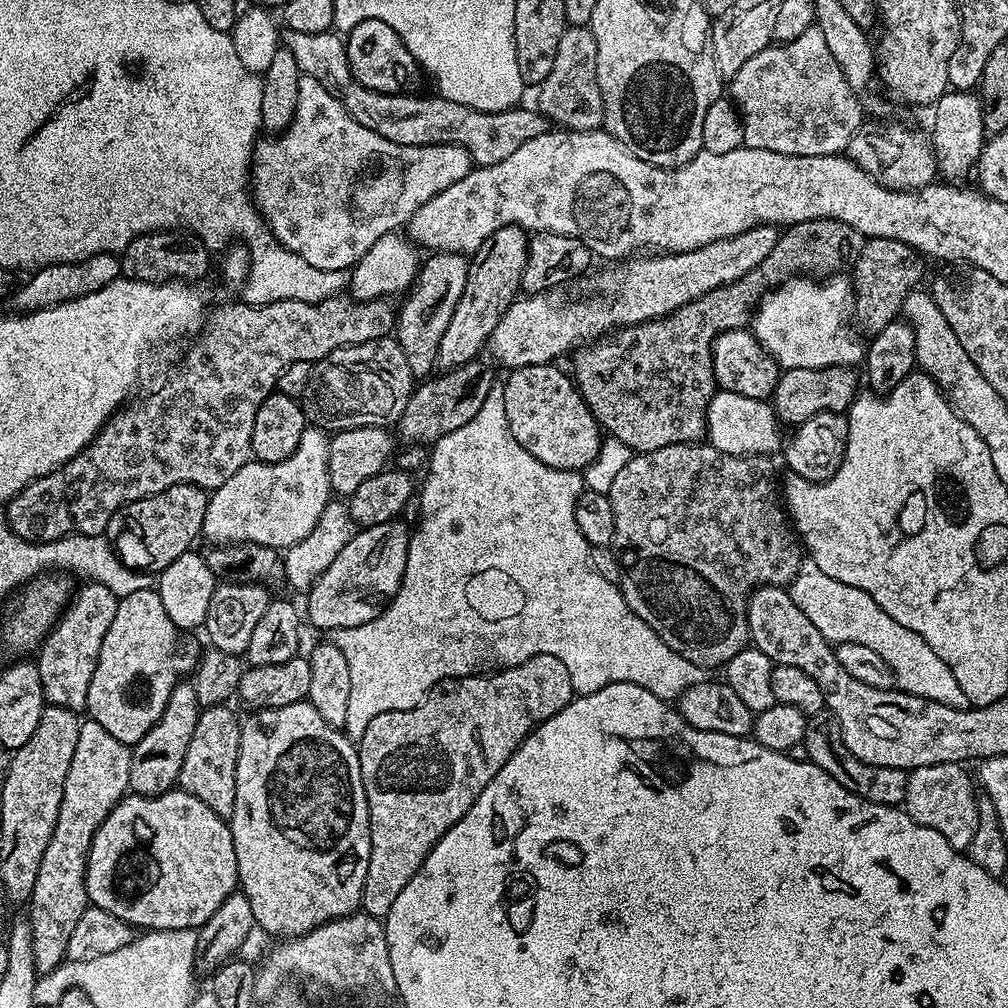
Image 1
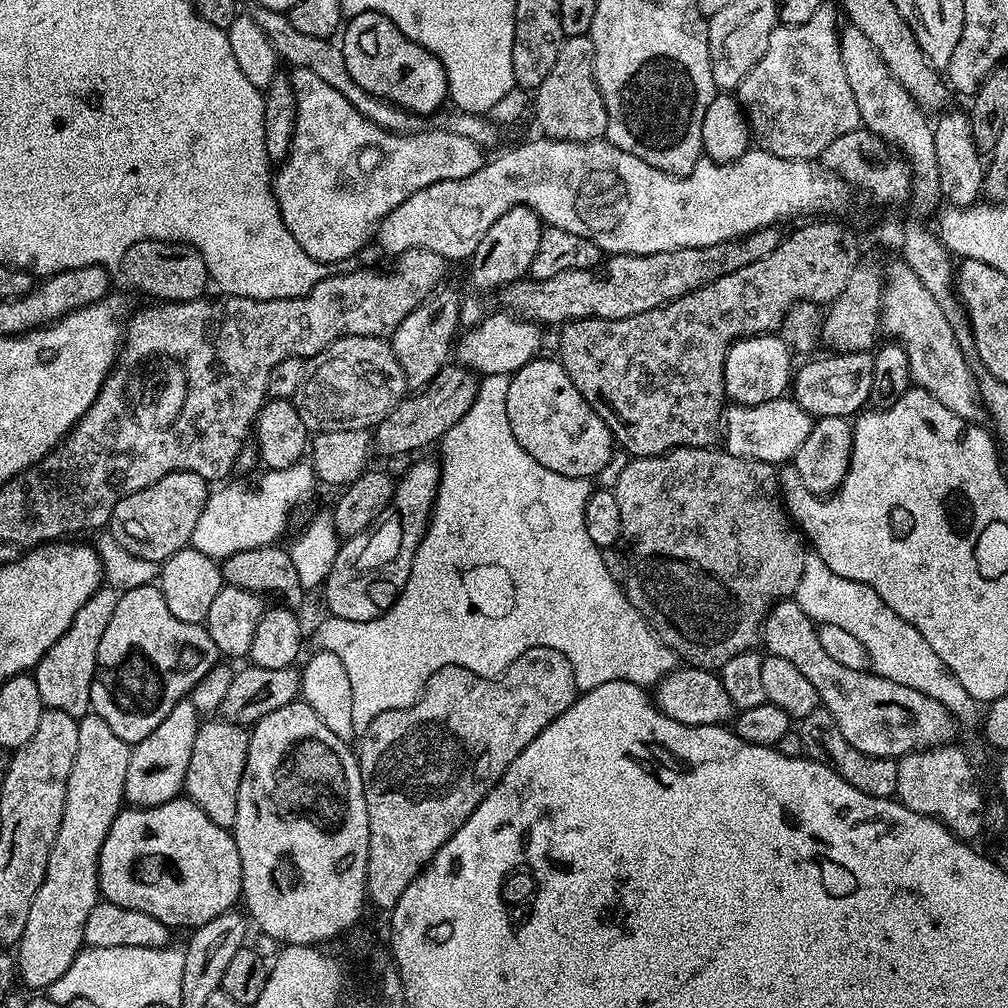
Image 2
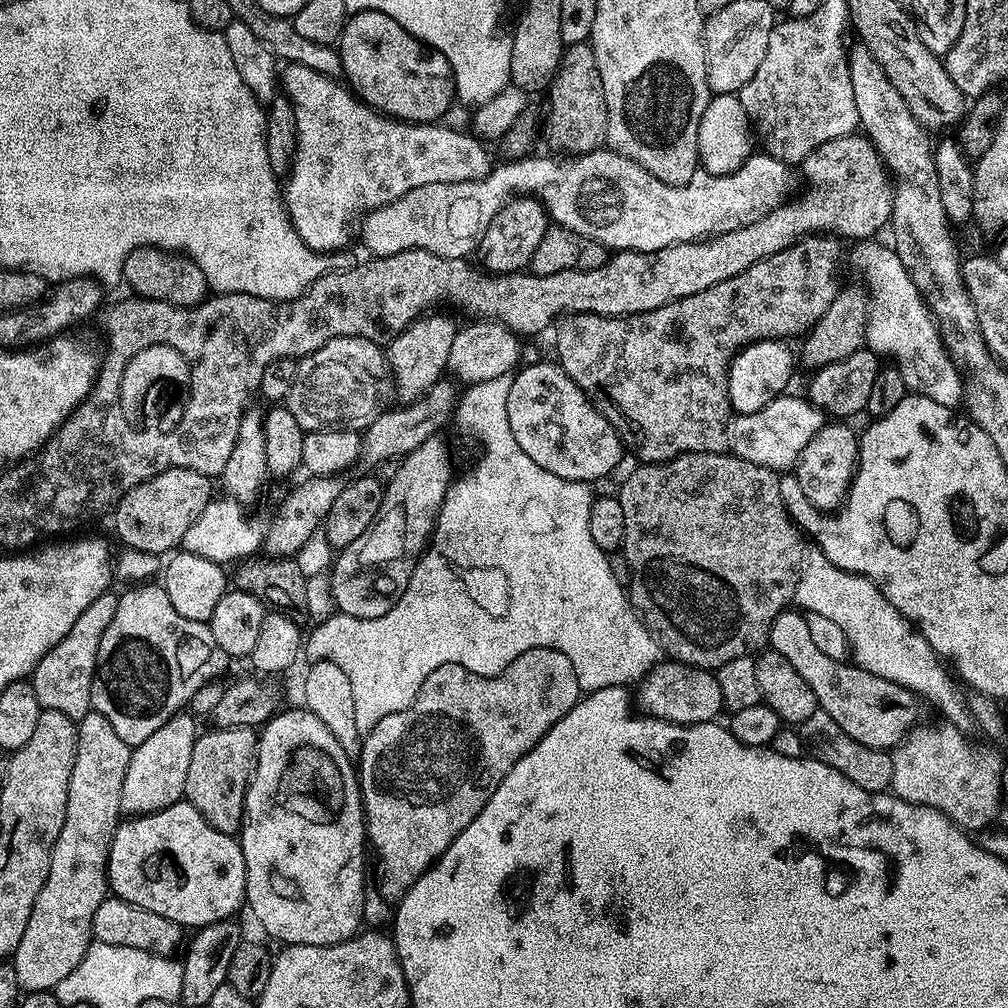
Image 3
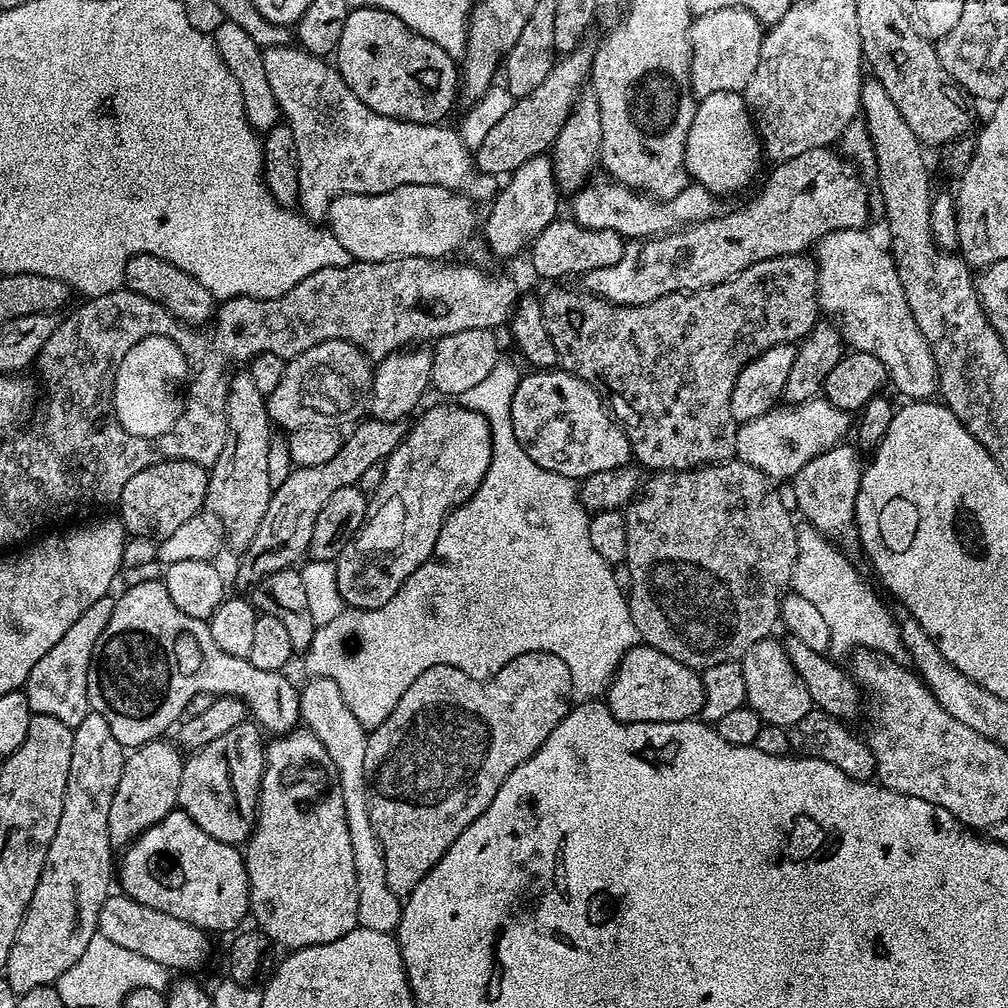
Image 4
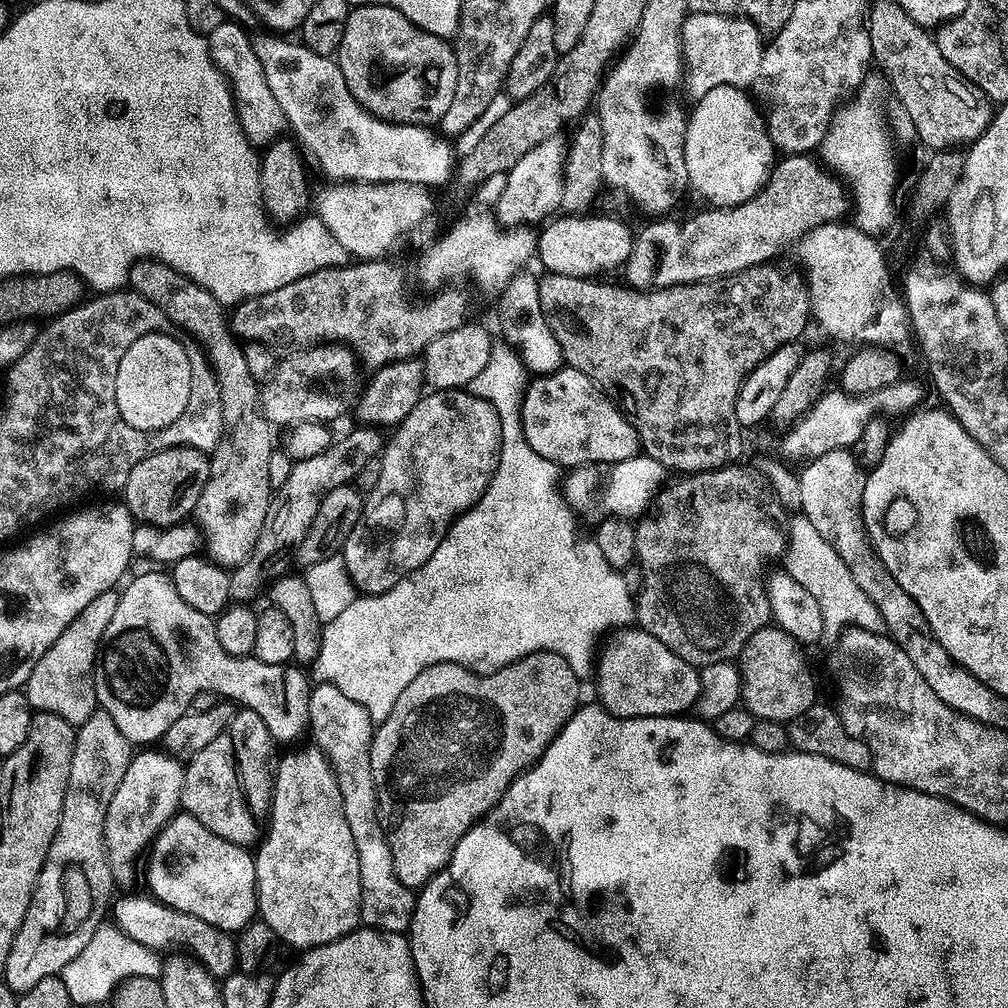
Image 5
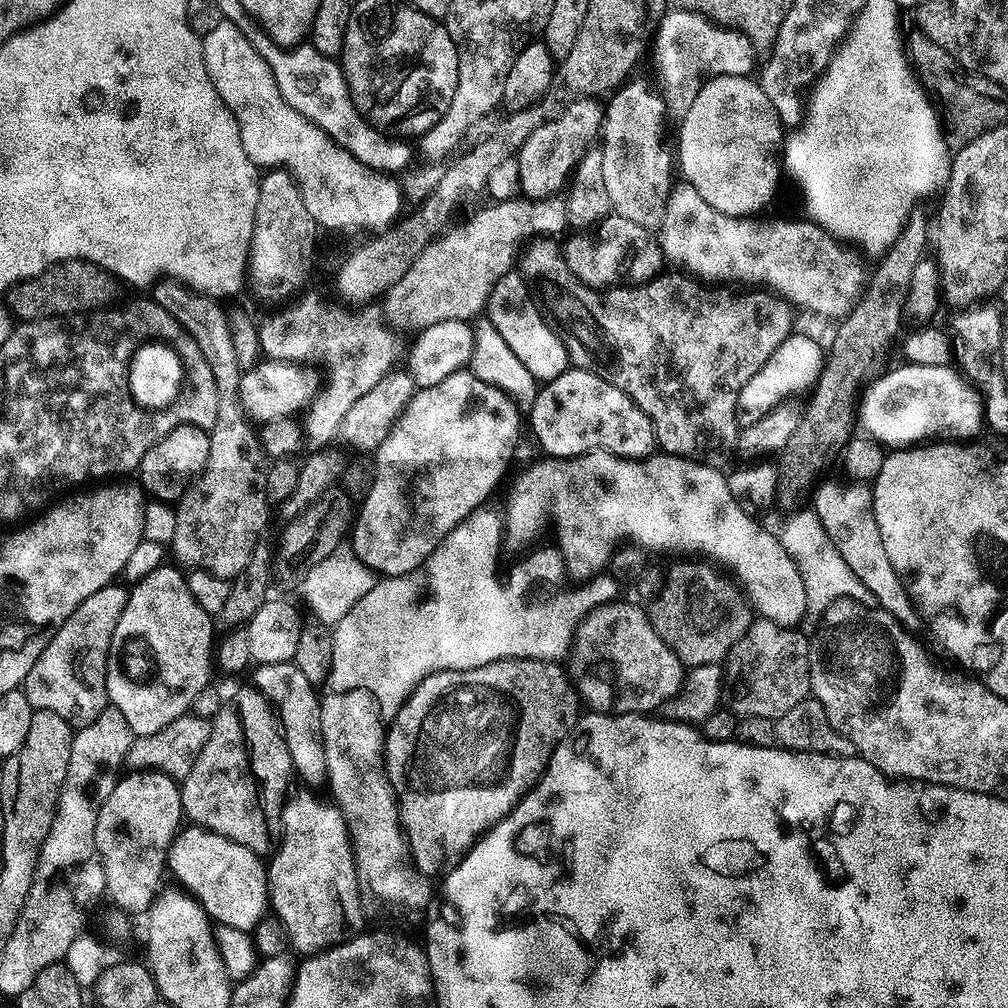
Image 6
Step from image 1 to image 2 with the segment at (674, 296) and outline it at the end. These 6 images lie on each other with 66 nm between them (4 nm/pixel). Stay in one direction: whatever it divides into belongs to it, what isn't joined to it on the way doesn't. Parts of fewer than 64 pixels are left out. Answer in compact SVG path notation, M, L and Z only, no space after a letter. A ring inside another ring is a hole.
M499 310L485 315L479 324L469 327L468 332L459 337L454 348L454 356L469 372L475 372L481 377L490 374L506 374L511 377L513 372L526 366L531 360L537 359L540 348L540 332L531 320L525 320L508 310Z

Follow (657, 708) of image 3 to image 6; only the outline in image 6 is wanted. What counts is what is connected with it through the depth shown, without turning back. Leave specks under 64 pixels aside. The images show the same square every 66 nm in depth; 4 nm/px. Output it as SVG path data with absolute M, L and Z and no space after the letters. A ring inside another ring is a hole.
M620 603L601 606L581 621L574 641L570 676L581 701L591 711L613 716L631 712L652 714L657 711L655 708L663 709L680 695L686 668L674 650L662 642L643 607Z

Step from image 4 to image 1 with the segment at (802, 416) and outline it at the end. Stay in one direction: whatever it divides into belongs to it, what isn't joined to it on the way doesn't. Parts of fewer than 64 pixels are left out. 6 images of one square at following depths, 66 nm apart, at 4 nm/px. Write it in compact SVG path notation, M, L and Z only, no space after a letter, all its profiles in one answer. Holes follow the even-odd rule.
M717 391L713 396L710 406L708 407L708 430L706 433L707 443L713 444L718 450L722 450L726 454L734 454L735 456L767 456L771 457L772 452L779 453L782 448L782 440L780 444L780 428L782 429L781 421L778 419L776 409L772 407L768 400L759 400L758 398L746 398L742 394L734 394L733 392Z

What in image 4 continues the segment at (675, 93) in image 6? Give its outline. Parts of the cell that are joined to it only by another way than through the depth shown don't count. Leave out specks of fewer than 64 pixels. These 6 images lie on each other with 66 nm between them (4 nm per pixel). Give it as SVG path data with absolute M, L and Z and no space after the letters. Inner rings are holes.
M745 8L714 10L693 19L688 40L692 43L692 88L697 97L714 91L739 93L758 70L765 29L760 19Z

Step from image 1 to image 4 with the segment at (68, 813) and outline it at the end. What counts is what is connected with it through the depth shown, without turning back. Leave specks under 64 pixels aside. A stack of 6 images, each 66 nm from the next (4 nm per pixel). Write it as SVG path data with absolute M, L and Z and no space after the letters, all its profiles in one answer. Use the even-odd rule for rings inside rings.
M88 712L74 730L74 754L70 754L70 778L64 795L62 822L58 822L58 834L54 834L54 842L50 842L42 878L34 890L34 898L22 918L18 938L14 938L14 946L10 950L6 975L10 986L14 986L18 994L29 992L38 986L55 985L56 979L66 974L66 970L70 970L70 966L74 966L78 958L82 958L82 950L90 946L90 938L98 934L100 911L114 888L110 802L114 802L114 790L118 790L125 759L126 749L114 736L114 730L110 730L110 722L106 722L100 712Z

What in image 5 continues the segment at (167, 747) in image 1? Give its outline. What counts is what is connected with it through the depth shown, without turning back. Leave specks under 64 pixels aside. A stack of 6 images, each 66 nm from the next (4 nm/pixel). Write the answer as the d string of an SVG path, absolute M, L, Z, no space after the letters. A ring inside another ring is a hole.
M140 750L133 755L130 766L126 766L126 774L122 774L122 782L118 782L118 790L114 790L114 798L110 798L110 806L106 806L106 822L104 823L104 849L108 855L108 865L112 871L112 879L124 890L132 884L136 876L136 859L143 857L152 847L156 839L173 816L181 811L182 790L184 789L185 765L175 756L168 755L163 750Z

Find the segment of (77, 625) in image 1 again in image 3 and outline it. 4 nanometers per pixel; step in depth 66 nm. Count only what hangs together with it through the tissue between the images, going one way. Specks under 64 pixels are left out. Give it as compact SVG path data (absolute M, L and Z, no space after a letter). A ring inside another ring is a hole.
M109 590L94 598L94 602L78 614L78 622L70 626L70 634L50 649L32 671L30 682L34 686L34 694L38 694L41 709L58 710L58 714L66 714L66 718L77 722L93 711L92 679L96 677L98 646L102 646L102 634L106 634L106 626L110 626L110 621L114 619L120 601L120 596L114 592Z

